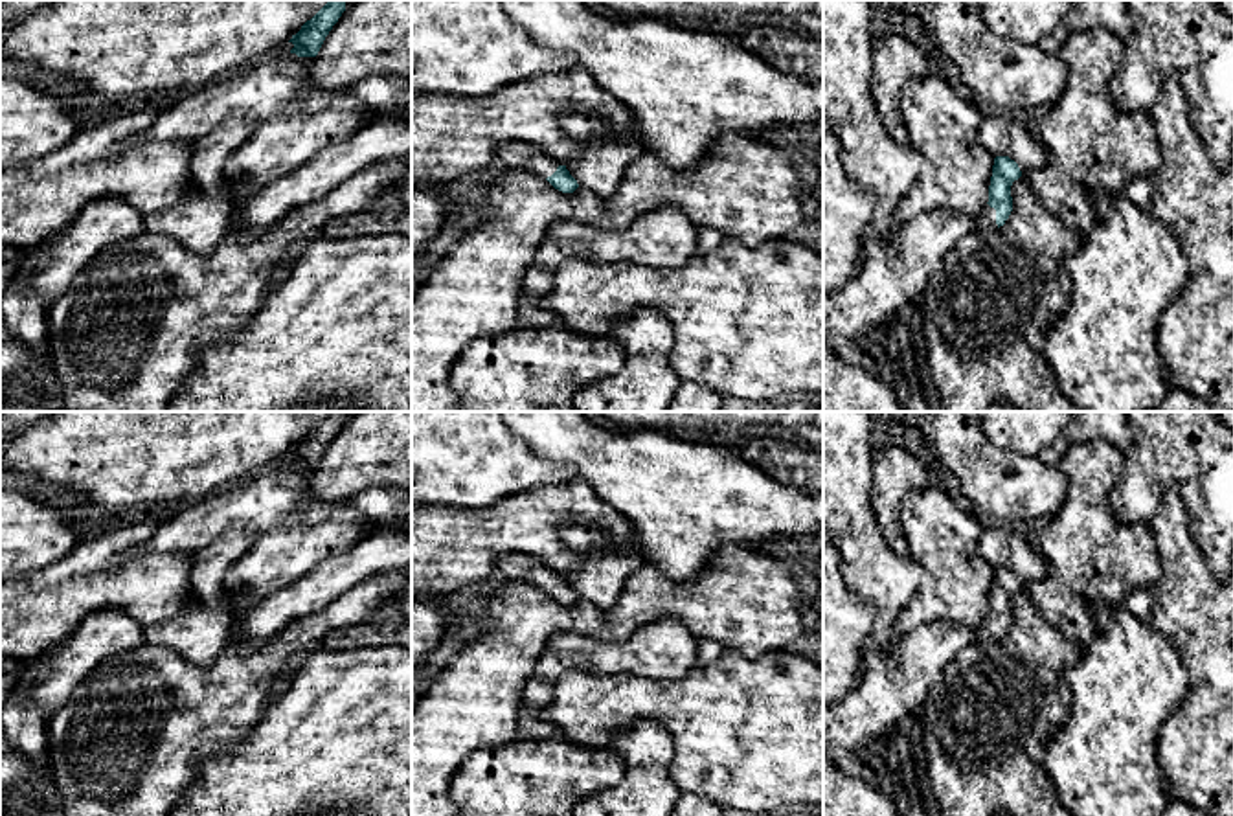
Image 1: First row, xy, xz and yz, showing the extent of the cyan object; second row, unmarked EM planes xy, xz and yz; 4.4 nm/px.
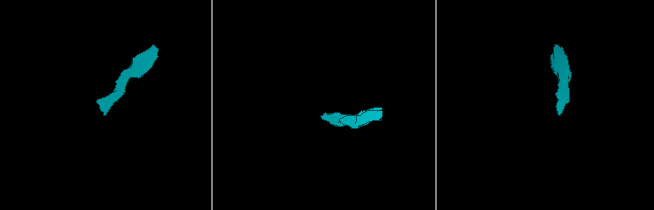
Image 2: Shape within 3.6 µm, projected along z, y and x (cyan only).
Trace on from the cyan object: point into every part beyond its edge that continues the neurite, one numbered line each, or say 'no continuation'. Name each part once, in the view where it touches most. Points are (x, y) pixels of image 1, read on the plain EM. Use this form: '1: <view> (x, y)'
1: yz (987, 627)

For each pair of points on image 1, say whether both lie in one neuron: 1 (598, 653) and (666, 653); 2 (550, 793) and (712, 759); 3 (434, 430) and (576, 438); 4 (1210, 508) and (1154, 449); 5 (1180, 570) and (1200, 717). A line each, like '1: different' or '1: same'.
1: same
2: different
3: different
4: same
5: same

